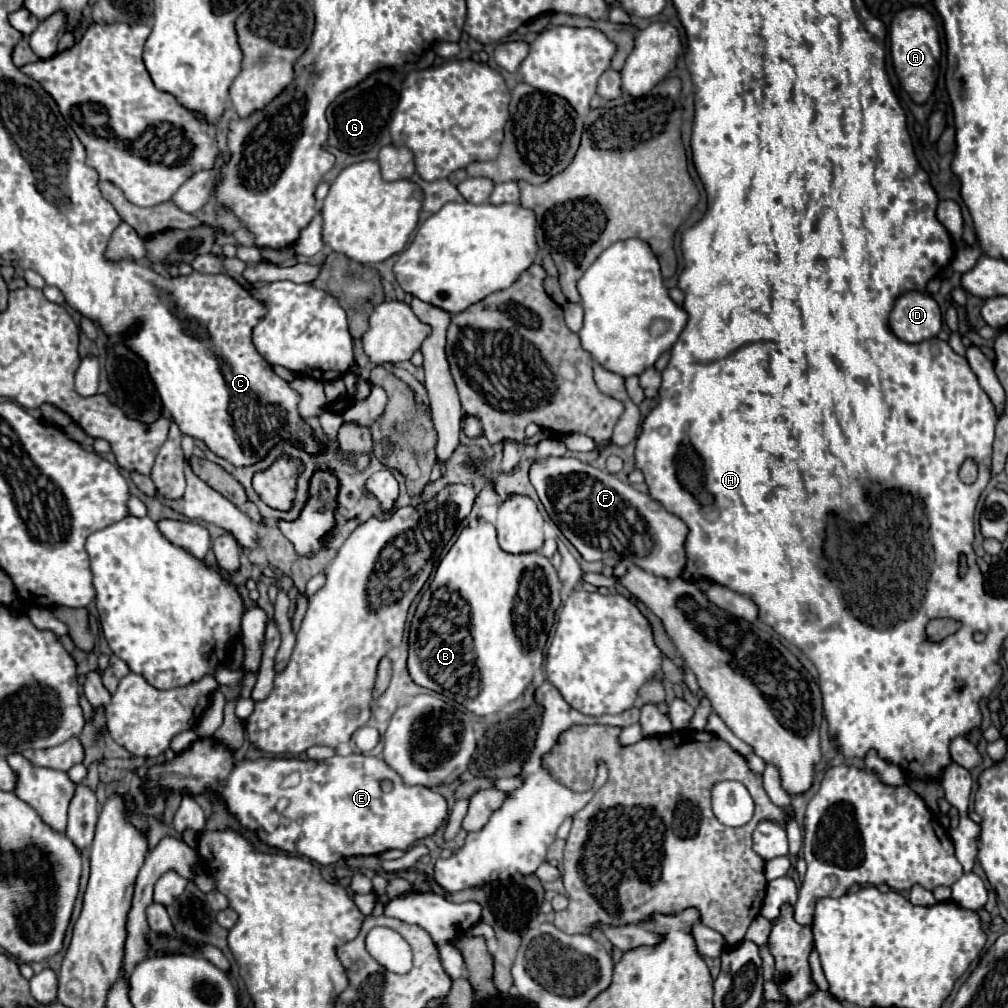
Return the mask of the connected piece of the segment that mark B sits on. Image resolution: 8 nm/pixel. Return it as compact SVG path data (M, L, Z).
M474 523L474 525L464 527L458 541L452 545L448 555L440 561L440 565L436 569L436 575L434 575L434 581L432 581L430 589L424 593L424 597L422 597L418 609L416 609L412 629L410 629L410 657L408 657L408 671L410 671L412 681L416 681L416 685L420 685L420 687L432 689L432 691L436 691L436 693L440 693L448 699L454 699L456 703L464 705L474 715L496 713L500 707L504 707L504 705L512 703L514 699L518 699L526 691L526 687L532 683L536 669L542 667L548 629L554 623L554 611L558 609L558 605L560 605L560 579L556 575L556 569L552 567L552 563L544 555L540 555L540 553L512 555L512 553L502 551L498 547L498 541L496 541L496 529L490 523Z

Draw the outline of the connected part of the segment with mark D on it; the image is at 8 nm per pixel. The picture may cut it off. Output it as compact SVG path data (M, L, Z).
M910 291L898 297L890 313L892 333L906 343L922 343L932 339L942 329L942 313L938 303L918 291Z

